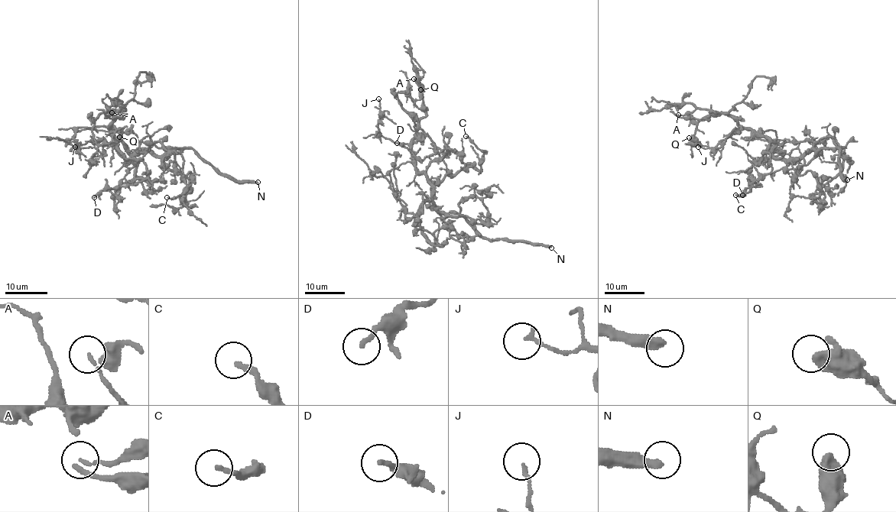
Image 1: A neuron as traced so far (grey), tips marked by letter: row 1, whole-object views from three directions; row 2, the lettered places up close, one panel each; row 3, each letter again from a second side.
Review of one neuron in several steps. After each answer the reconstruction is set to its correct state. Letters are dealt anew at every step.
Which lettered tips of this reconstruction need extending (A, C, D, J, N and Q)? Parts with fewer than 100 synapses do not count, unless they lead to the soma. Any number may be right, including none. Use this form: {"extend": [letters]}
{"extend": ["N"]}

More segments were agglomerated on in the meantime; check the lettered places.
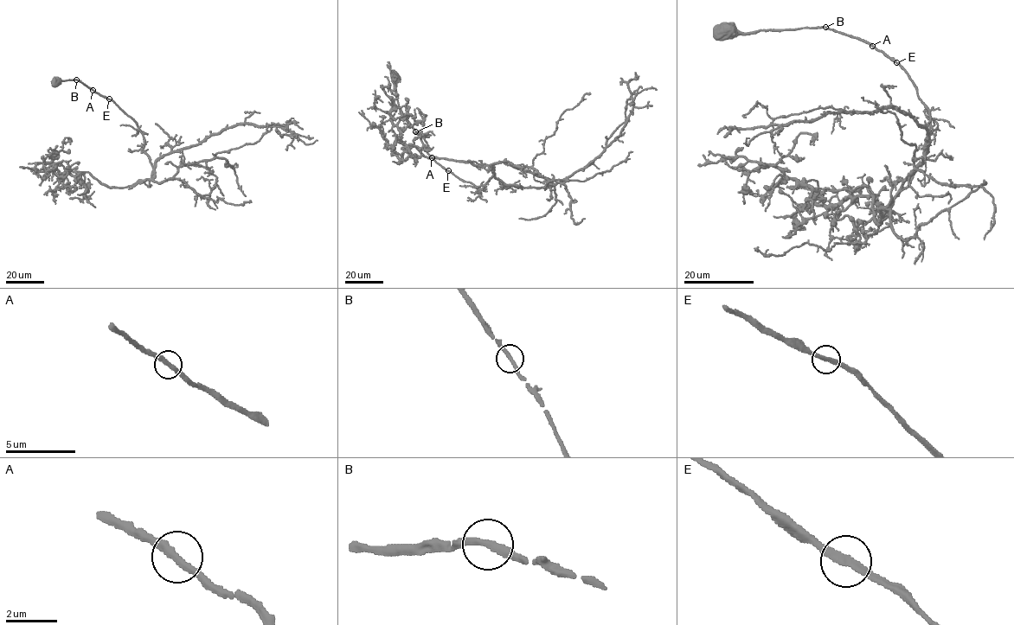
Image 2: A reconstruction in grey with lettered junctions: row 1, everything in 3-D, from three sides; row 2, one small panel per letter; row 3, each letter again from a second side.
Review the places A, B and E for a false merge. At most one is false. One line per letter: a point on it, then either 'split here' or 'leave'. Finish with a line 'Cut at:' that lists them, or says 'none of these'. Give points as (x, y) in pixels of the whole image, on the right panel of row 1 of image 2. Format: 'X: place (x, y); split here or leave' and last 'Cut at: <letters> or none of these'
A: place (872, 46); leave
B: place (825, 27); leave
E: place (896, 62); leave
Cut at: none of these

